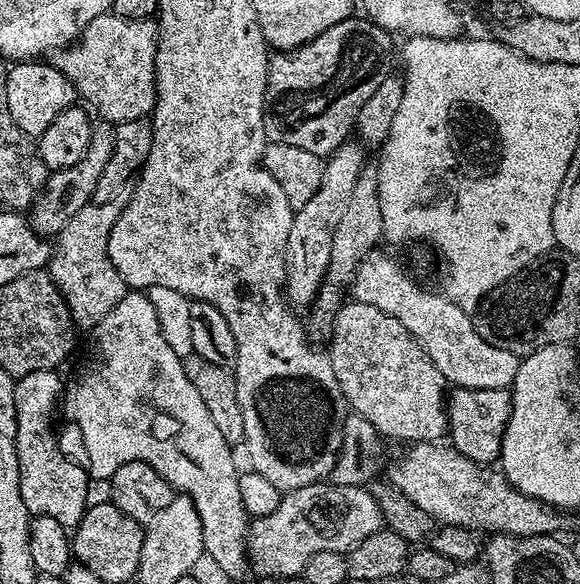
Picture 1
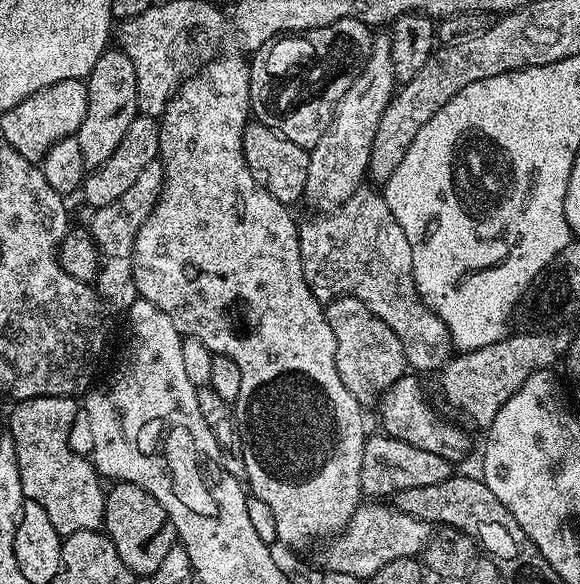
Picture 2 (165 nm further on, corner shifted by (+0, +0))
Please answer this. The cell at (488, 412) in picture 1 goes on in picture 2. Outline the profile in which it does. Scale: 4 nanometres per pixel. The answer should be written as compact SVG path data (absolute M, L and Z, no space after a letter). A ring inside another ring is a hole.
M406 374L398 382L391 384L388 391L383 393L379 401L379 404L381 403L380 420L384 423L383 431L402 442L410 442L410 446L430 450L430 454L438 454L438 458L459 462L468 452L468 436L458 425L443 420L424 401L424 388L420 385L419 379L421 380L419 375Z

